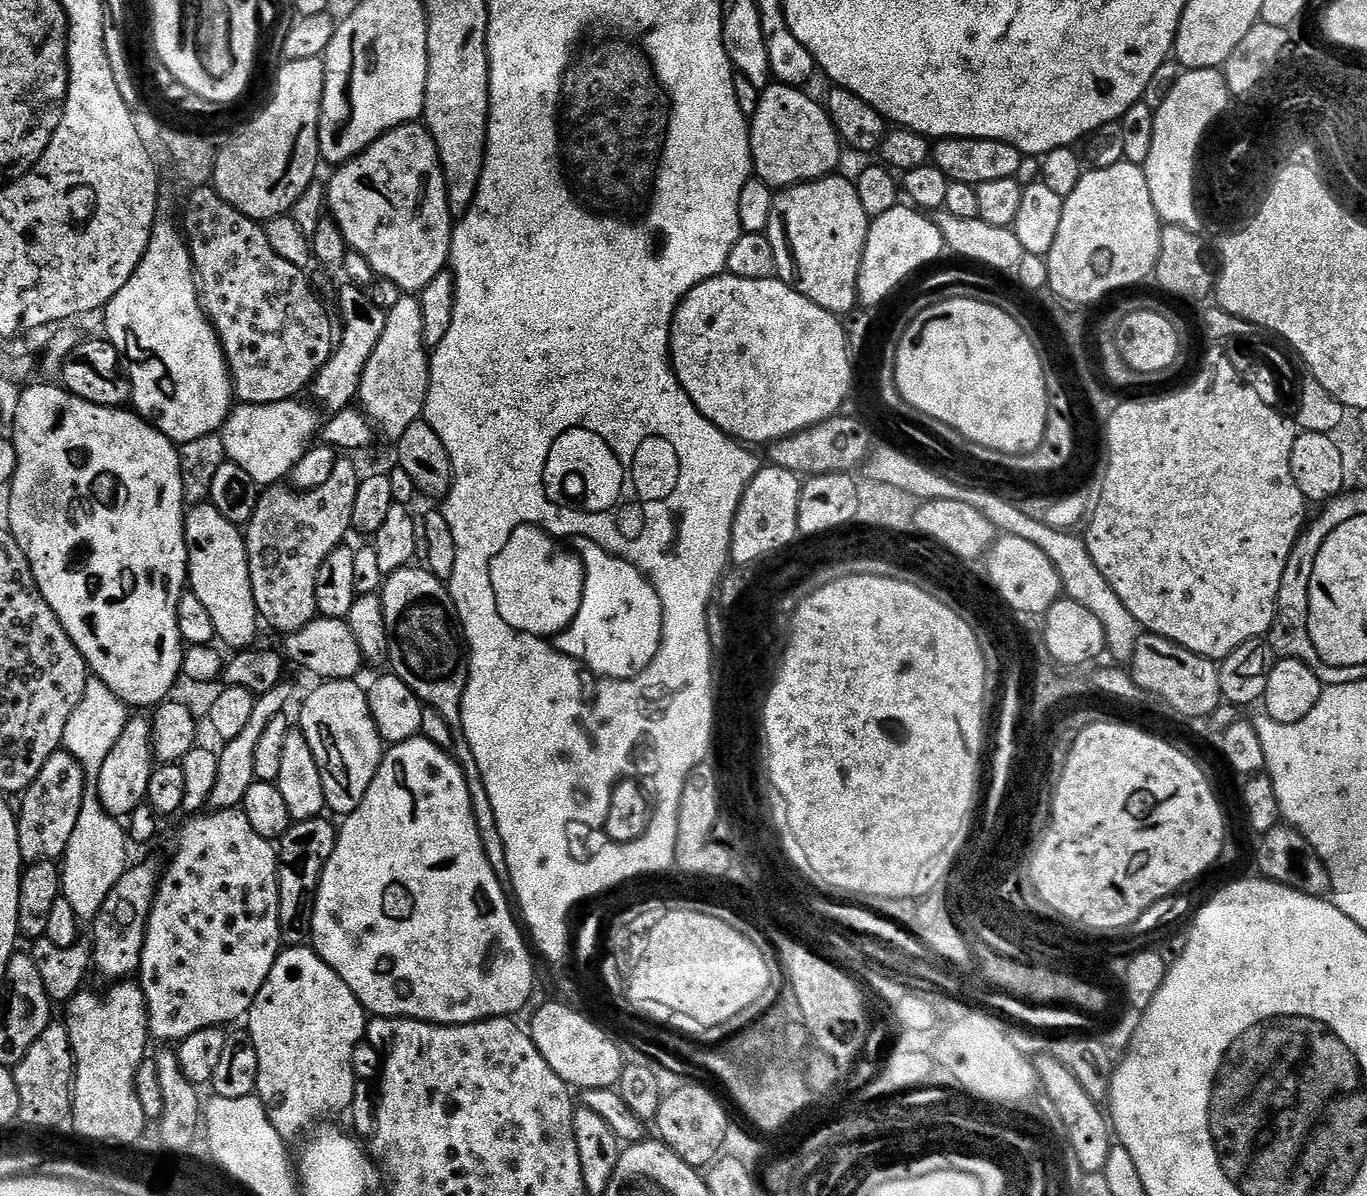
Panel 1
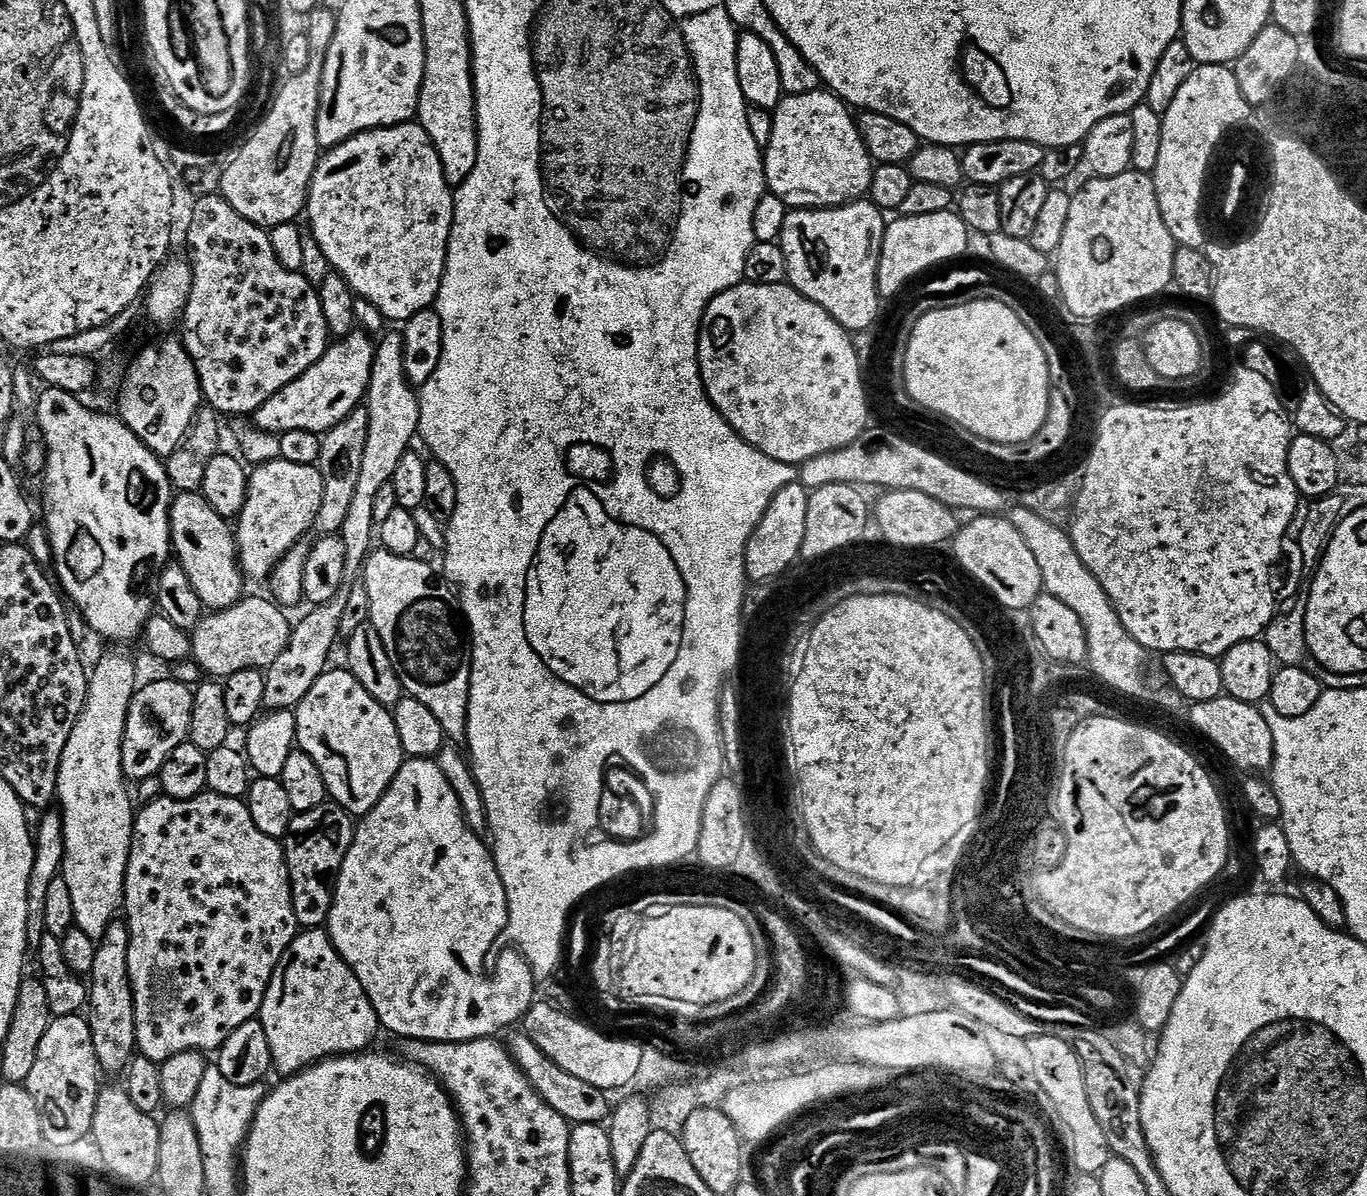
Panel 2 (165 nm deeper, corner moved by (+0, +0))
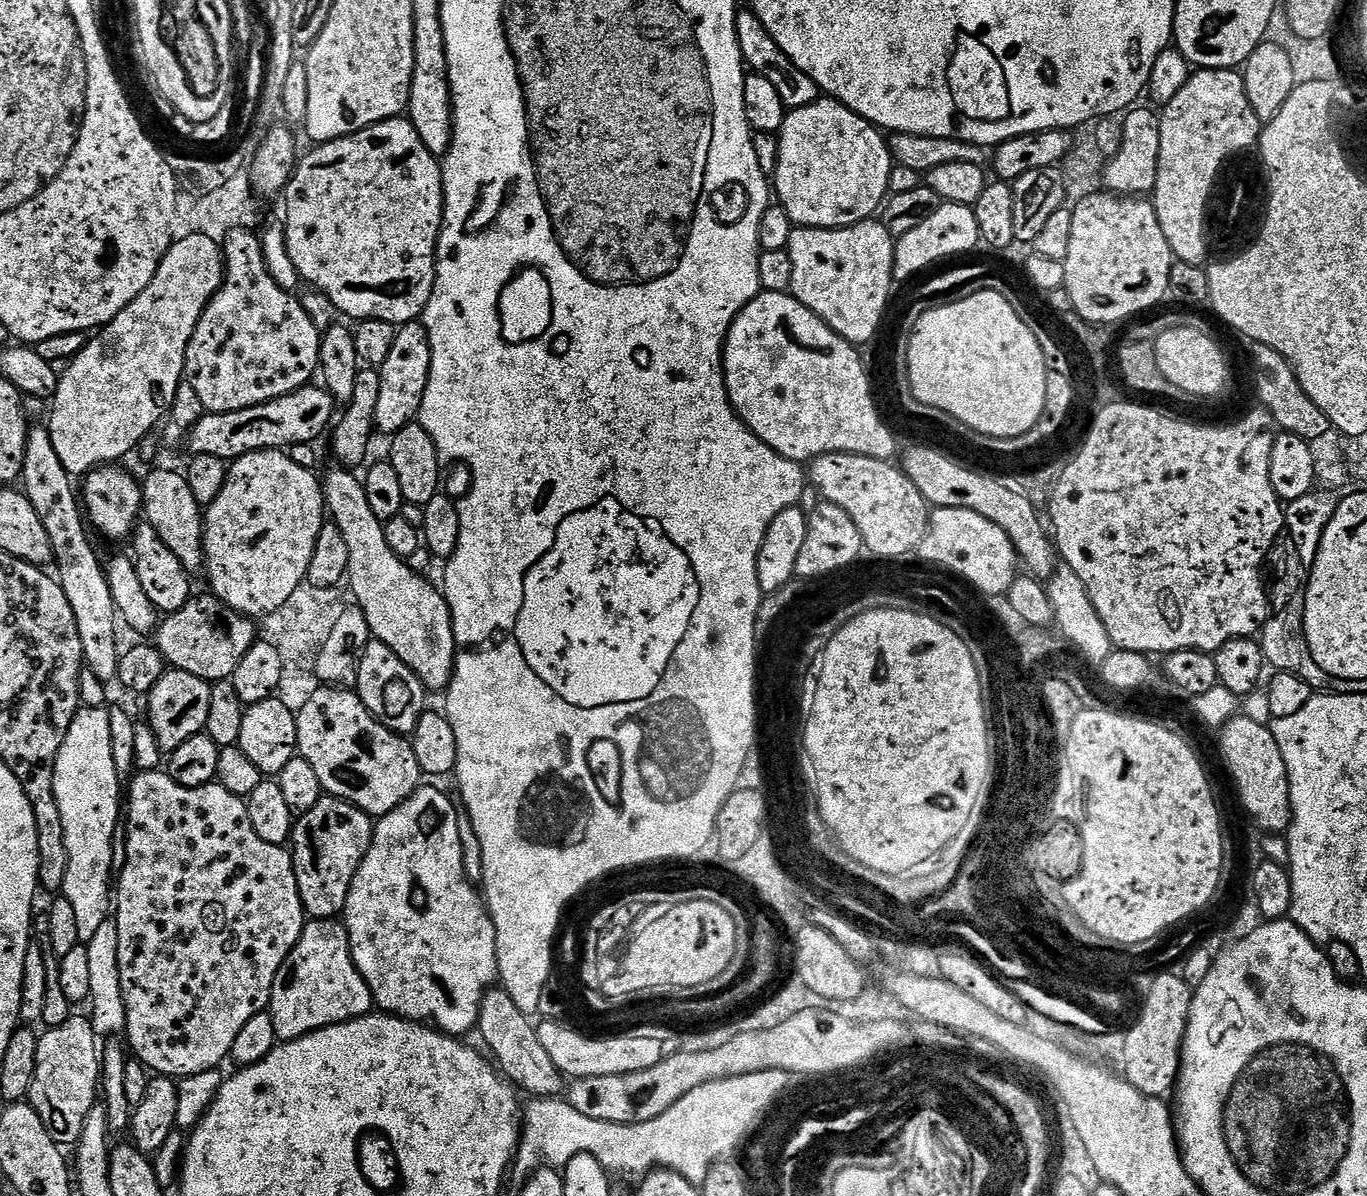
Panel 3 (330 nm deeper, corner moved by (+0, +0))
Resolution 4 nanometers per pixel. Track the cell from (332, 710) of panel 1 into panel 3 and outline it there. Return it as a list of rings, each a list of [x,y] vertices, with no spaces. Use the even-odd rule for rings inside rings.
[[[321,686],[314,690],[306,706],[302,706],[302,710],[296,713],[296,725],[299,755],[310,762],[310,766],[314,766],[314,774],[318,774],[321,789],[329,796],[357,804],[373,818],[394,810],[421,787],[422,773],[411,743],[401,733],[390,731],[374,714],[370,714],[359,694],[347,687]]]

